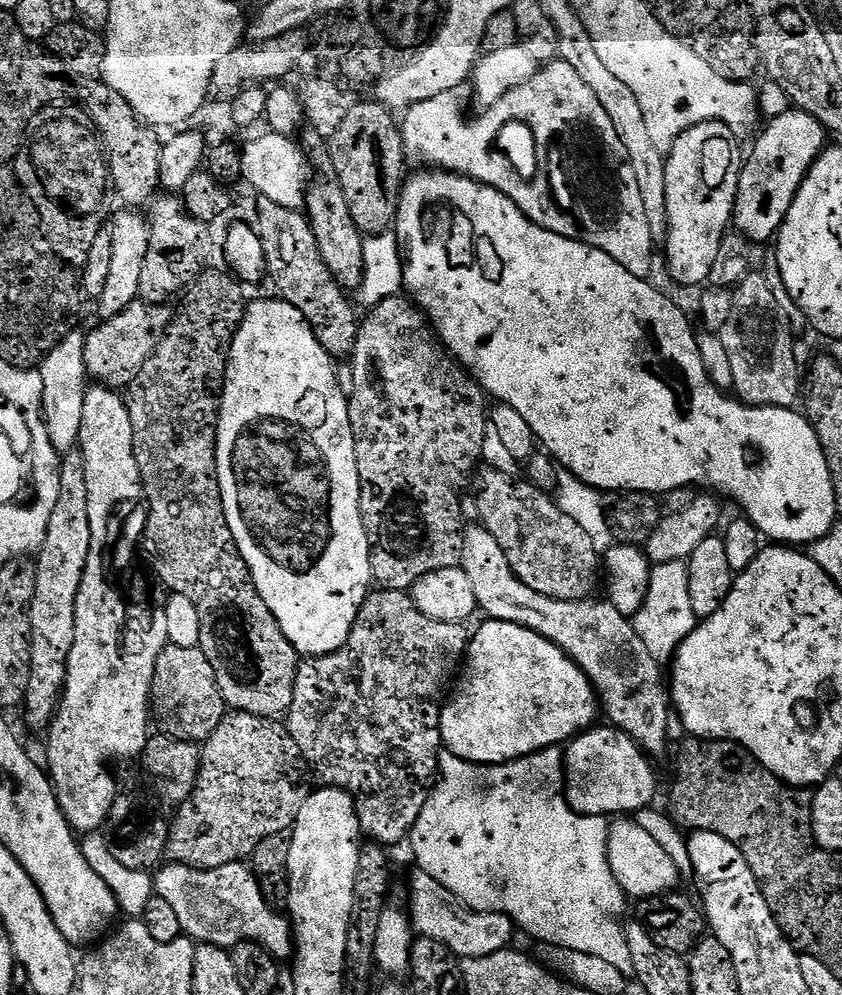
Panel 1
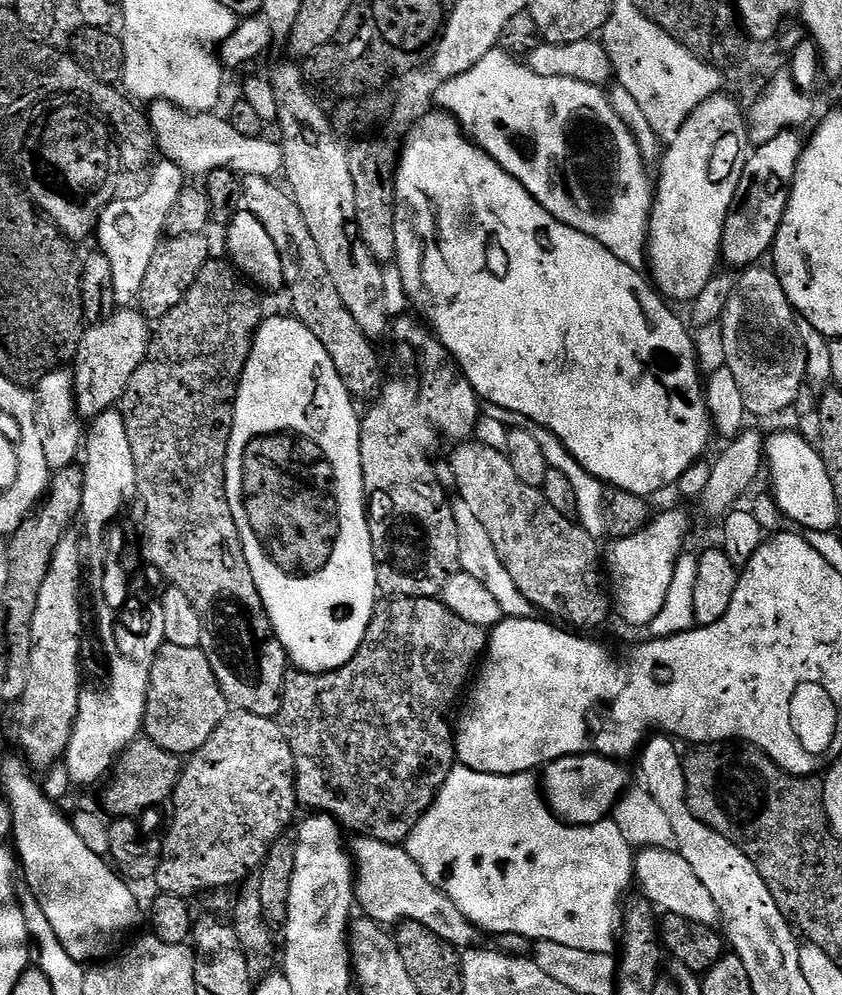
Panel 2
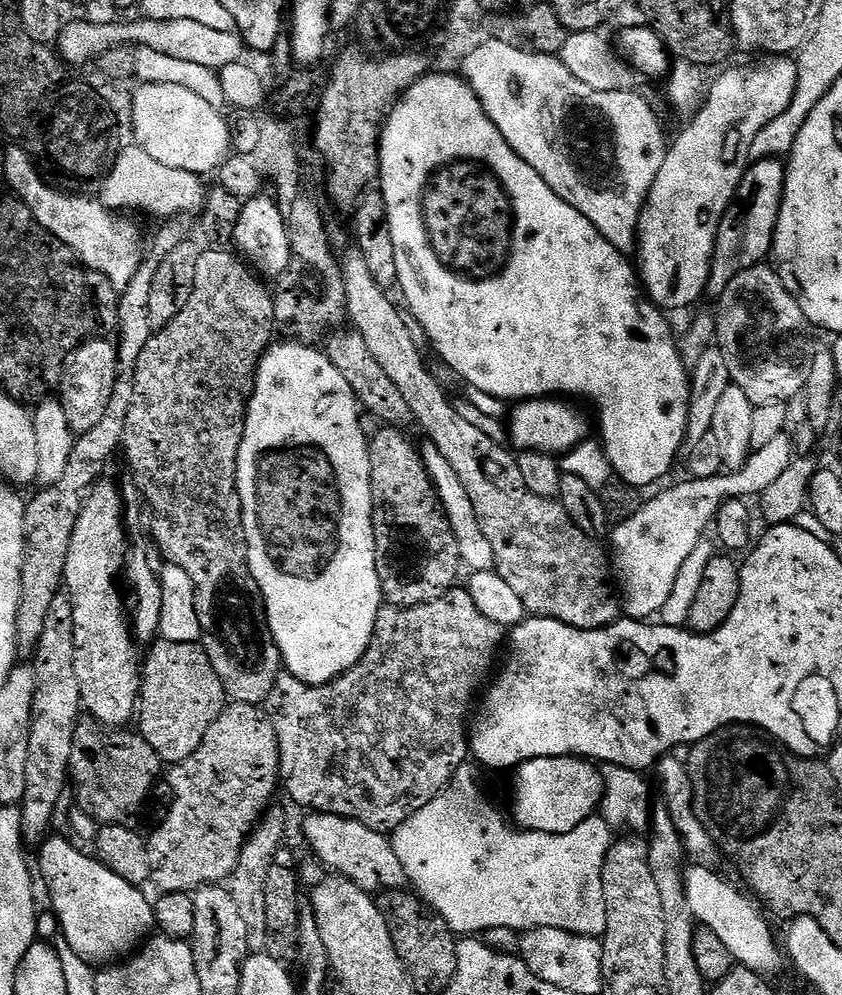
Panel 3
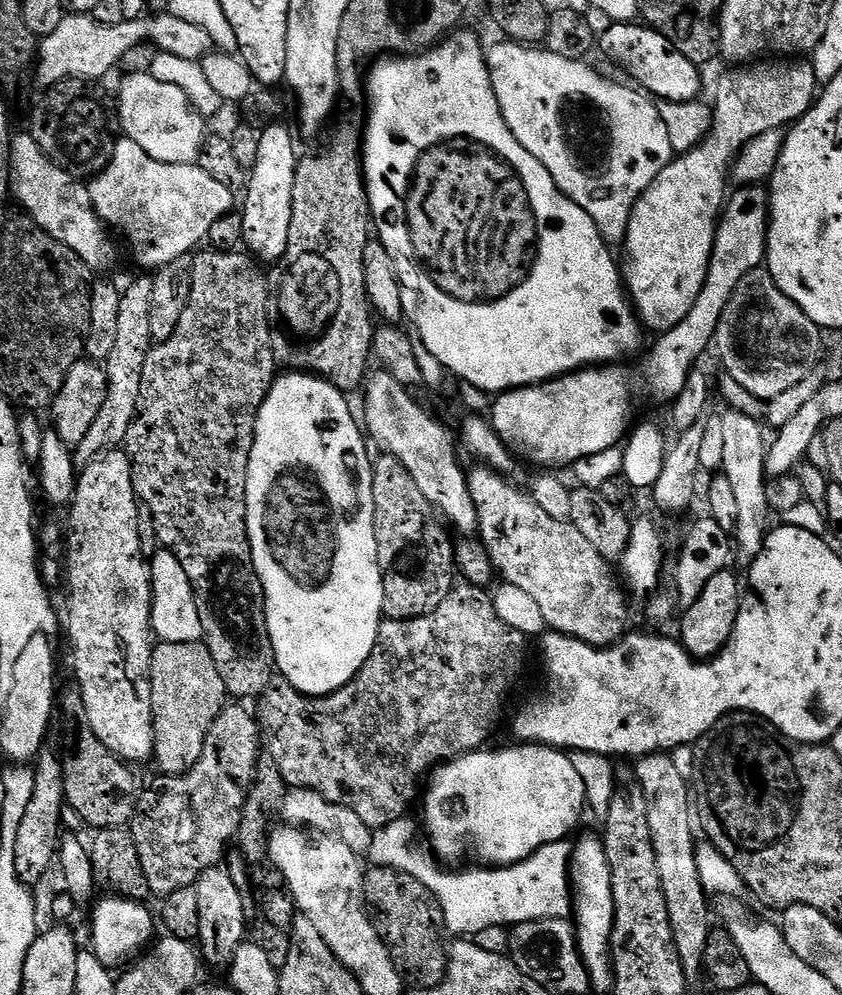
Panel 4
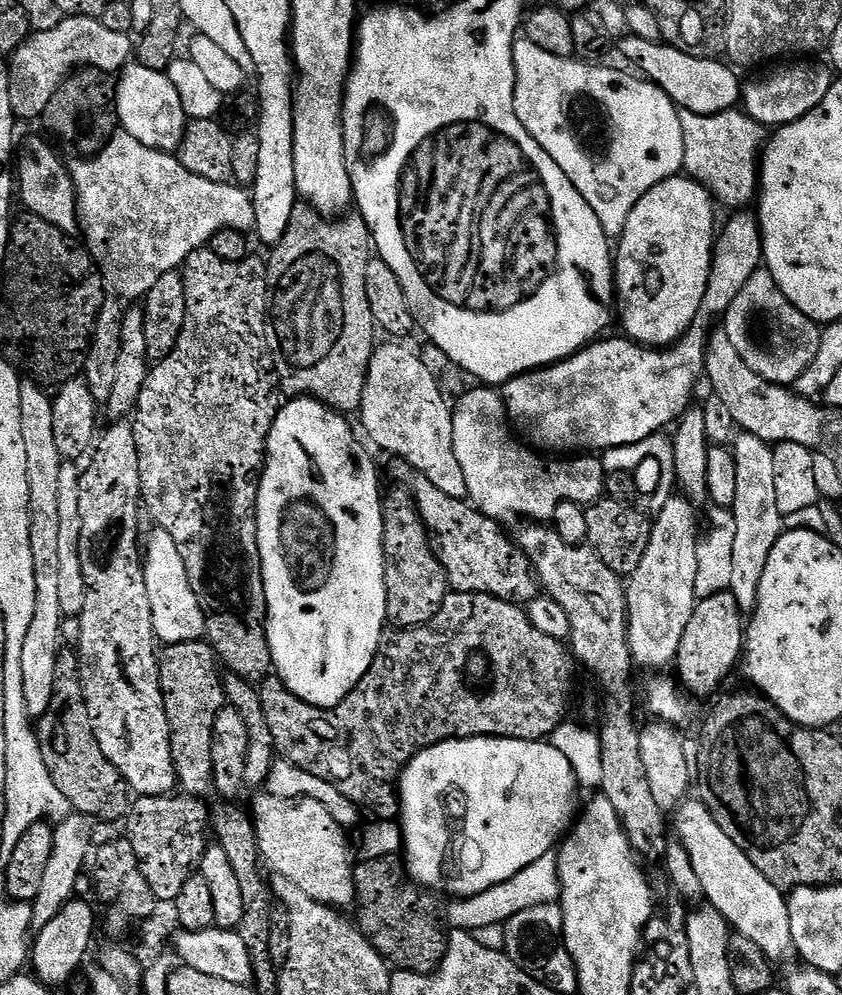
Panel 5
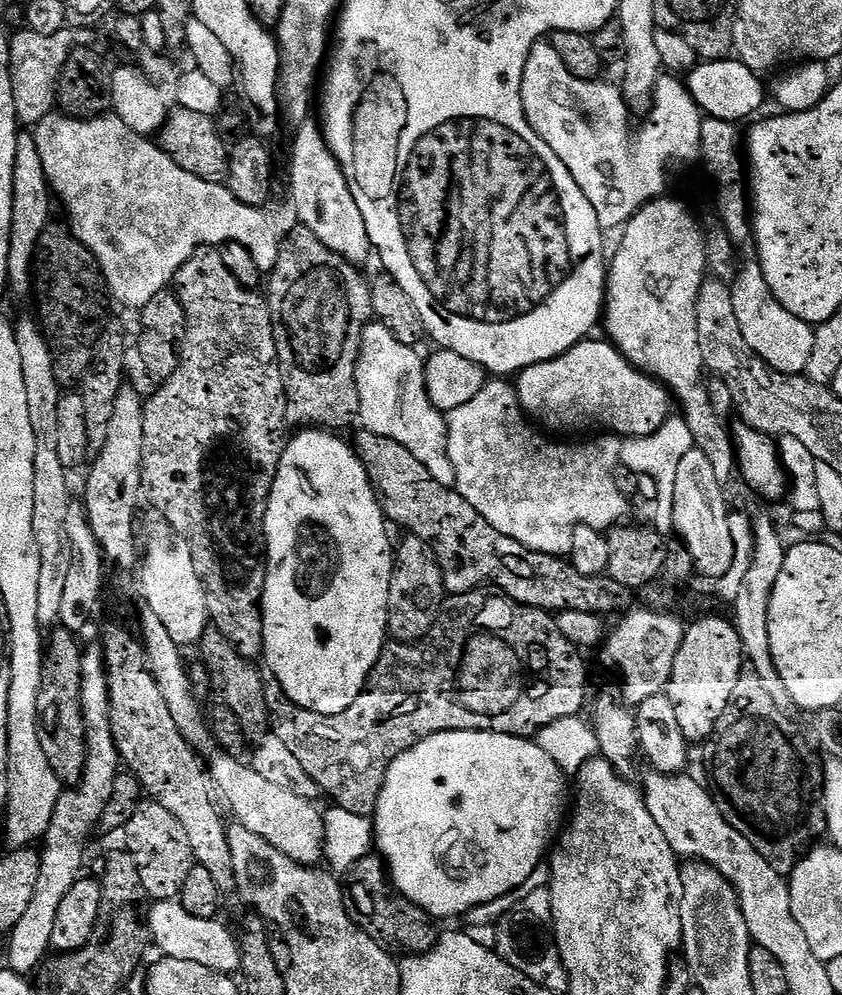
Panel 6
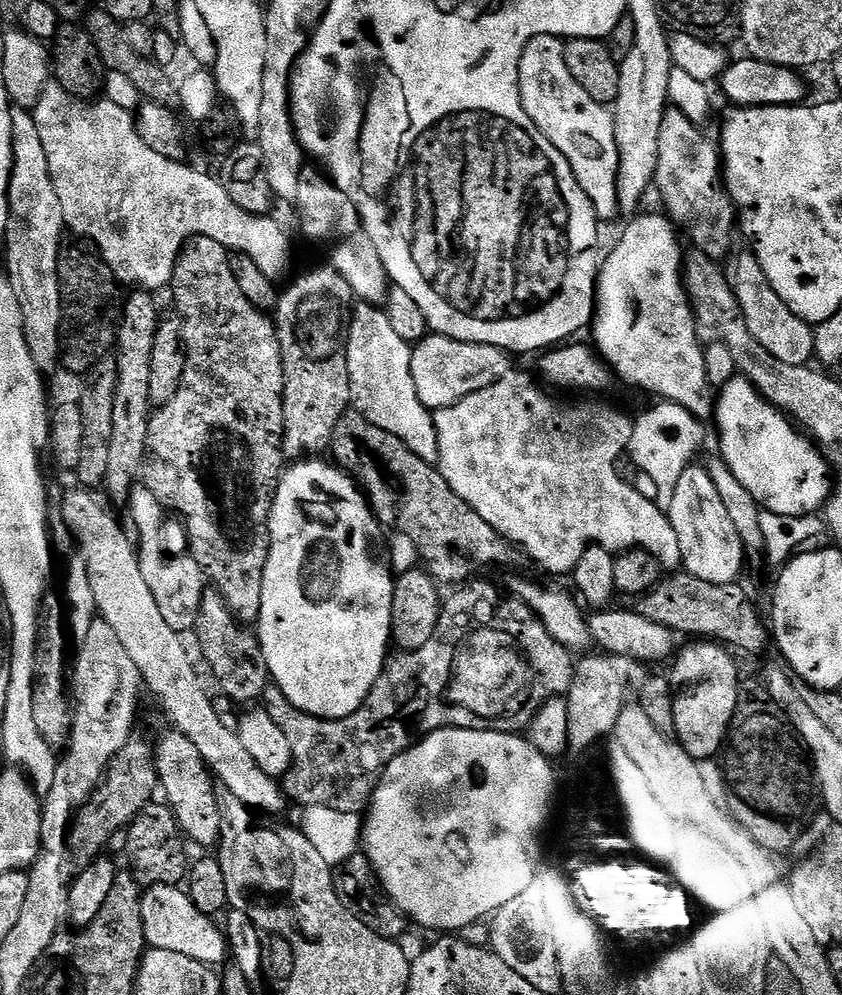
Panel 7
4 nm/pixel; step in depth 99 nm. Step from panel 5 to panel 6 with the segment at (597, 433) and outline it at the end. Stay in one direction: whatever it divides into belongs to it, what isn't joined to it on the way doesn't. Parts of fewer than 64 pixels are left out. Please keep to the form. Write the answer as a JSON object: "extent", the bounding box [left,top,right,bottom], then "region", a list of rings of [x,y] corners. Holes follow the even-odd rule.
{"extent":[514,338,670,438],"region":[[[604,338],[592,339],[581,340],[580,343],[553,360],[538,362],[534,366],[522,369],[514,380],[516,396],[520,400],[521,408],[537,425],[545,424],[546,427],[553,428],[556,432],[568,432],[571,428],[584,428],[587,424],[601,424],[605,433],[615,434],[620,438],[654,434],[662,426],[664,420],[670,416],[668,389],[656,377],[641,372],[627,358],[621,356],[615,344]]]}

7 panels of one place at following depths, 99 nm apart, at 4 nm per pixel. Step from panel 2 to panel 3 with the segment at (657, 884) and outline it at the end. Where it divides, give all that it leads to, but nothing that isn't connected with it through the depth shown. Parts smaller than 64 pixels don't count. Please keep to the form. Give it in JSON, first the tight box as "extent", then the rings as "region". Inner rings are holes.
{"extent":[684,868,778,974],"region":[[[690,868],[684,872],[684,889],[690,902],[690,910],[694,910],[697,921],[703,927],[714,930],[718,938],[722,938],[726,950],[730,950],[732,959],[737,965],[761,974],[774,971],[778,960],[776,950],[768,924],[756,910],[757,905],[751,899],[748,901],[738,889],[727,884],[710,869]]]}

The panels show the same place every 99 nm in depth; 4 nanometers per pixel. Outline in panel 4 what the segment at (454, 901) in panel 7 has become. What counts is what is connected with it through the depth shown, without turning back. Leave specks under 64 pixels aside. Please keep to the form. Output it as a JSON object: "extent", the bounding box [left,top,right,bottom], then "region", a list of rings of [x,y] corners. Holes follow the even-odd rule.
{"extent":[422,742,586,865],"region":[[[524,742],[516,747],[520,748],[504,748],[501,752],[467,752],[465,756],[439,765],[431,773],[422,796],[422,828],[428,831],[427,843],[441,861],[456,860],[472,848],[481,865],[517,864],[530,858],[542,846],[567,841],[568,835],[579,826],[580,815],[586,812],[586,786],[582,786],[582,778],[578,770],[574,770],[571,755],[543,744]]]}

